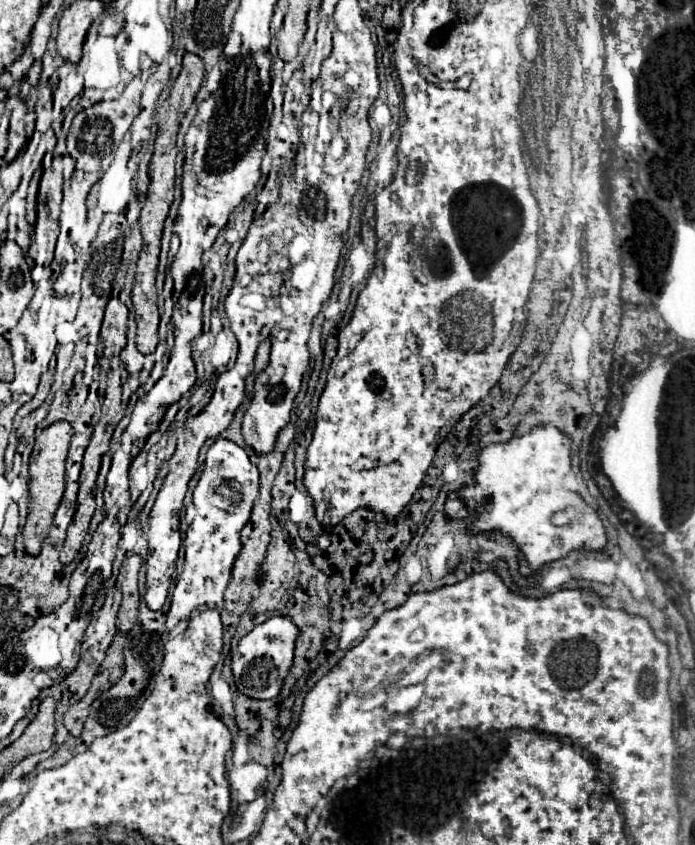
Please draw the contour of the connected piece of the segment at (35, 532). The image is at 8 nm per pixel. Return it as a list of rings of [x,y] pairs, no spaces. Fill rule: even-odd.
[[[64,420],[54,422],[40,432],[40,436],[36,438],[32,456],[30,456],[30,482],[28,482],[30,508],[28,508],[28,520],[24,524],[22,536],[24,536],[26,552],[32,556],[40,554],[40,546],[42,546],[44,538],[48,536],[56,508],[58,508],[62,494],[64,494],[64,464],[66,464],[70,440],[72,440],[72,426]]]

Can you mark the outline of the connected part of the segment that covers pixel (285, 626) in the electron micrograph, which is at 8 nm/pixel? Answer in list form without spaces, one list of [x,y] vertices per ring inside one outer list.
[[[272,616],[266,622],[258,624],[252,632],[248,632],[240,640],[236,652],[232,654],[232,664],[230,664],[238,690],[256,700],[276,698],[292,666],[294,644],[298,636],[300,636],[300,628],[288,616]]]

